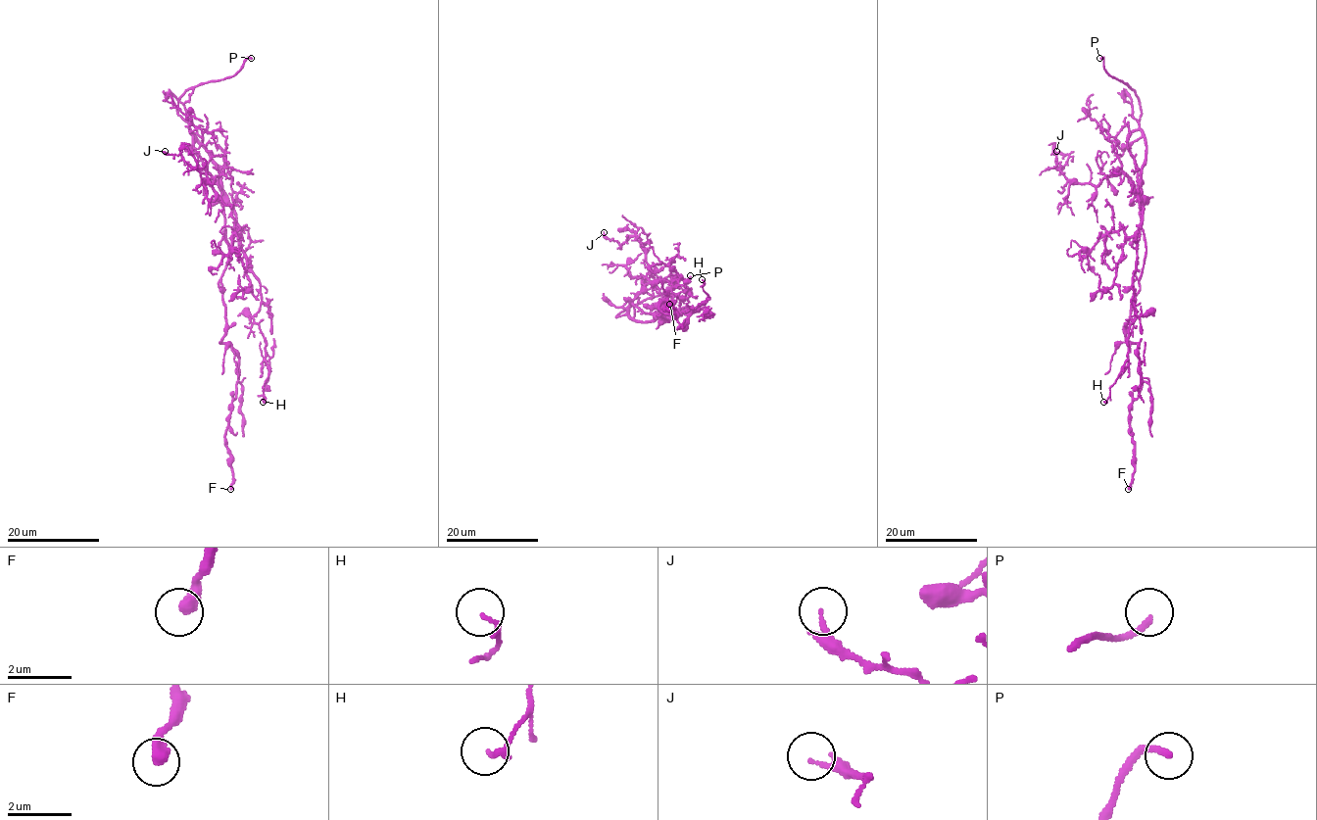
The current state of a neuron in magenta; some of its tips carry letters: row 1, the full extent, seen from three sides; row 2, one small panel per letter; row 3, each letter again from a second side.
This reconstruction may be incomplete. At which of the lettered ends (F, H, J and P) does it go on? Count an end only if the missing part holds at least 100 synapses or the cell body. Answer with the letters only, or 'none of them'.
P

